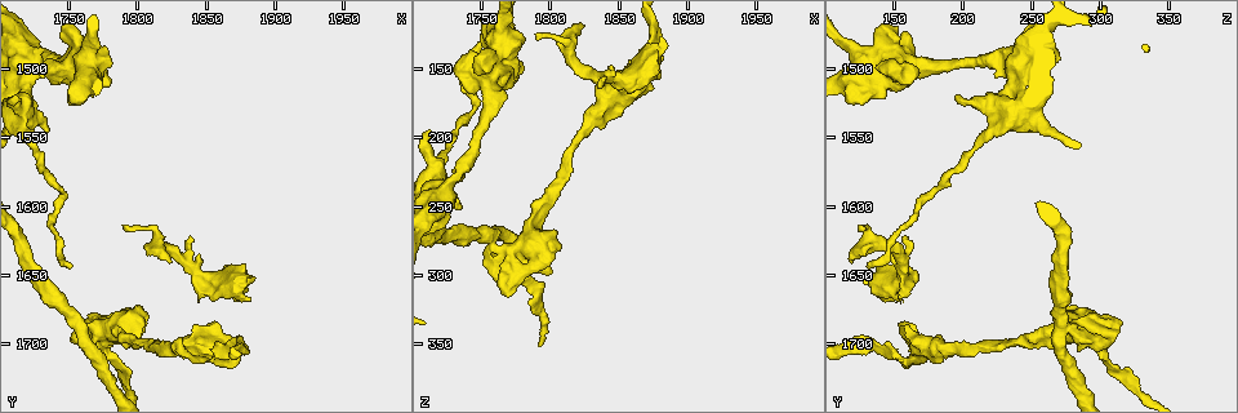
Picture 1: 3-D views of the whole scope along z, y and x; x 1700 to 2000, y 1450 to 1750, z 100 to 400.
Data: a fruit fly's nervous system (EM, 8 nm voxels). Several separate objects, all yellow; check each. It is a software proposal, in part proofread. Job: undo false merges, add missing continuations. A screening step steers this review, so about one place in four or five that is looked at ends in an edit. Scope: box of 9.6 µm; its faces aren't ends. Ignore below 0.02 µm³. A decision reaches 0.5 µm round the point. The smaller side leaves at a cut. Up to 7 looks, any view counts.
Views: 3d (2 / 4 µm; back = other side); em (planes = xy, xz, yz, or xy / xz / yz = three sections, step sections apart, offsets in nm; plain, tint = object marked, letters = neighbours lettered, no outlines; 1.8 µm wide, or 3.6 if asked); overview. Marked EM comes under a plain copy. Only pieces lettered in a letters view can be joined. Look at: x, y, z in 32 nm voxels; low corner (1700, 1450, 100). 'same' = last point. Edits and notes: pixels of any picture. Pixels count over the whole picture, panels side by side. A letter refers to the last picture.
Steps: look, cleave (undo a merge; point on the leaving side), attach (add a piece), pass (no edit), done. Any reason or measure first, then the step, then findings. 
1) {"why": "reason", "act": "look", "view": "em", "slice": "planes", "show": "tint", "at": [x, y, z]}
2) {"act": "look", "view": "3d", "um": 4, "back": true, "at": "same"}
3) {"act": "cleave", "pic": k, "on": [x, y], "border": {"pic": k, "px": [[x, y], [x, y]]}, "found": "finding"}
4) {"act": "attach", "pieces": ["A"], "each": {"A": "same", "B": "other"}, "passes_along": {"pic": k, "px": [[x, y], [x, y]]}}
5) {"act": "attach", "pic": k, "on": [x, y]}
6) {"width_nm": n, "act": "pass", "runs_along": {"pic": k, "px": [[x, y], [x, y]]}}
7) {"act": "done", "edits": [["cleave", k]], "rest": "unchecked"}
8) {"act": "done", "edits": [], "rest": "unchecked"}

{"act": "look", "view": "em", "um": 3.6, "slice": "xz", "step": 8, "show": "tint", "at": [1754, 1484, 146]}

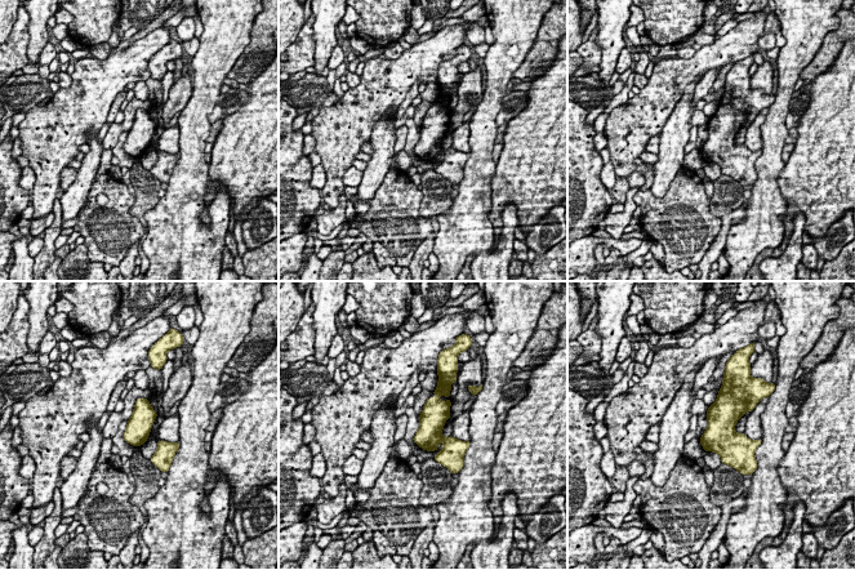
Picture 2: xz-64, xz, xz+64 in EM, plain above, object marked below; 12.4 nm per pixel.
{"why": "cut it another way", "act": "look", "view": "em", "um": 3.6, "slice": "planes", "show": "letters", "at": "same"}

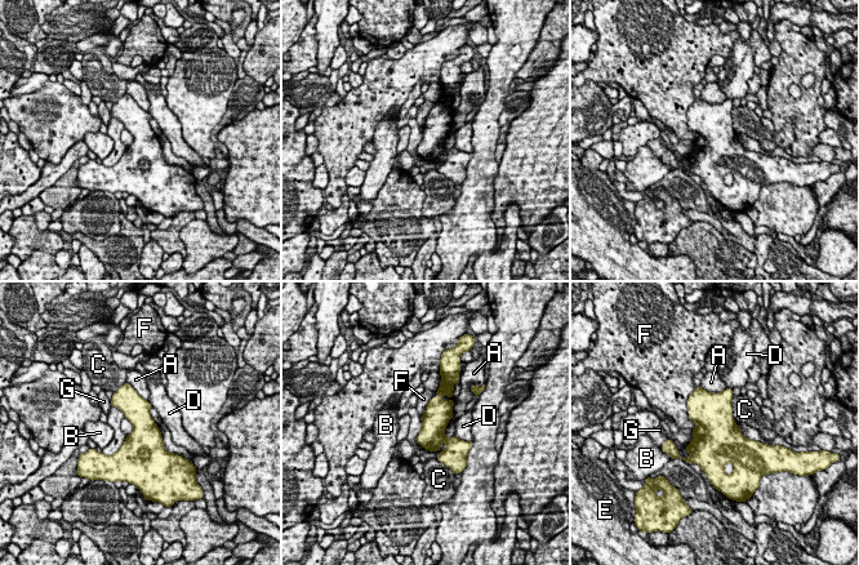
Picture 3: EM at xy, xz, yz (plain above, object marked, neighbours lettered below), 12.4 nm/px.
{"width_nm": 340, "act": "pass", "each": {"A": "other", "B": "other", "C": "other", "D": "other", "E": "other", "F": "other", "G": "other"}, "border": {"pic": 3, "px": [[695, 388], [688, 399], [693, 430]]}, "found": "one neuron here"}

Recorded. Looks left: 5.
{"why": "thick turns thin", "act": "look", "view": "em", "um": 3.6, "slice": "yz", "step": 8, "show": "tint", "at": [1726, 1496, 234]}

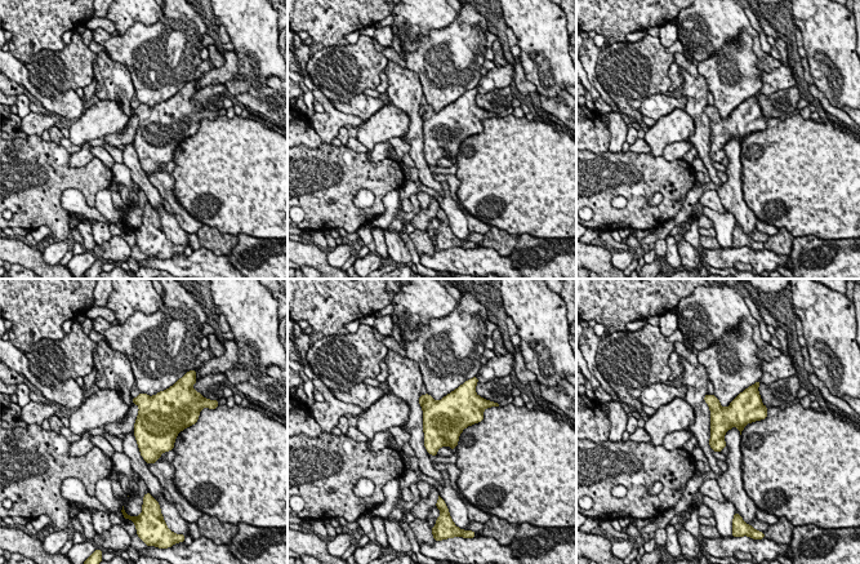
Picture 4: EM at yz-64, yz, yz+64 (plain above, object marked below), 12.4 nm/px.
{"why": "another direction", "act": "look", "view": "em", "um": 3.6, "slice": "planes", "show": "tint", "at": "same"}

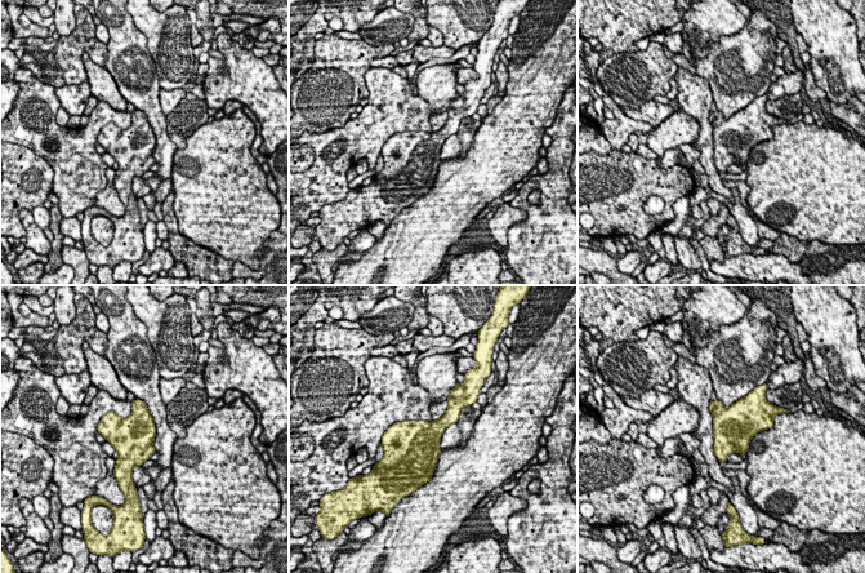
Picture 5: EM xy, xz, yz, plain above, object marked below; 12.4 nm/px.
{"why": "what lies round it", "act": "look", "view": "em", "um": 3.6, "slice": "planes", "show": "letters", "at": "same"}

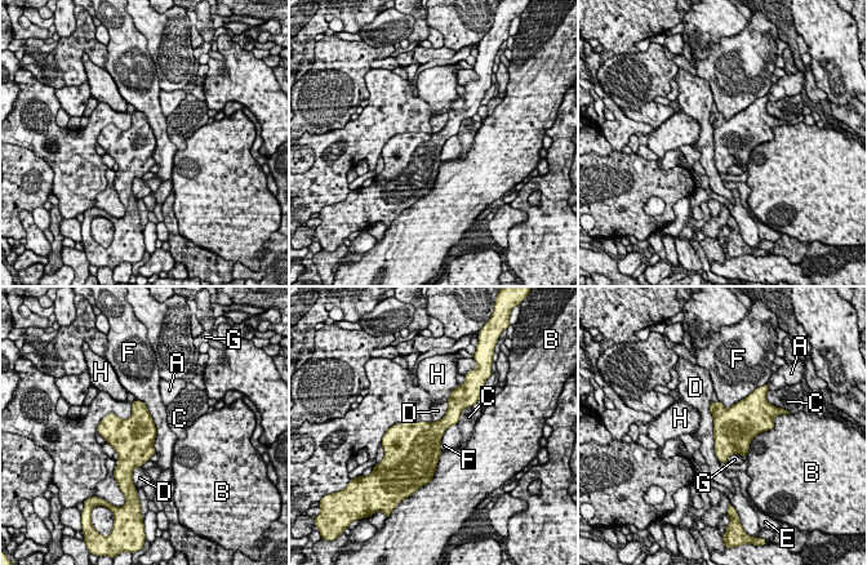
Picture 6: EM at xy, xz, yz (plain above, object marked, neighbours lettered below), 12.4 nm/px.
{"width_nm": 400, "act": "pass", "each": {"A": "other", "B": "other", "C": "other", "D": "other", "E": "other", "F": "other", "G": "other", "H": "other"}, "border": {"pic": 6, "px": [[710, 403], [714, 453], [719, 462]]}, "found": "continuous, no second neuron"}

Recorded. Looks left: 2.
{"why": "three-way junction", "act": "look", "view": "3d", "um": 4, "at": [1786, 1694, 262]}

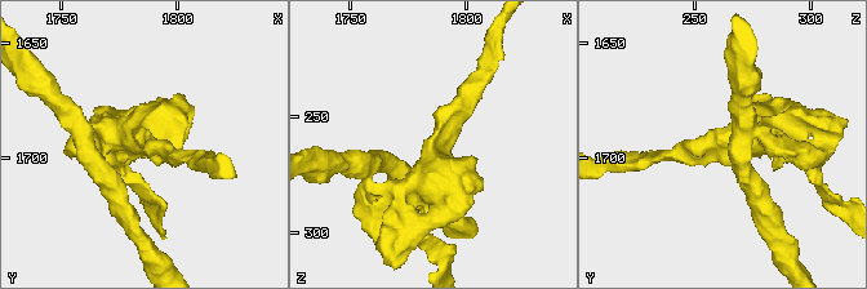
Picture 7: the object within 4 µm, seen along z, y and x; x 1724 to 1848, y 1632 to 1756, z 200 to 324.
{"arms": 3, "arm_widths_nm": [200, 340, 360], "act": "look", "view": "em", "um": 3.6, "slice": "planes", "show": "letters", "at": [1787, 1694, 262]}

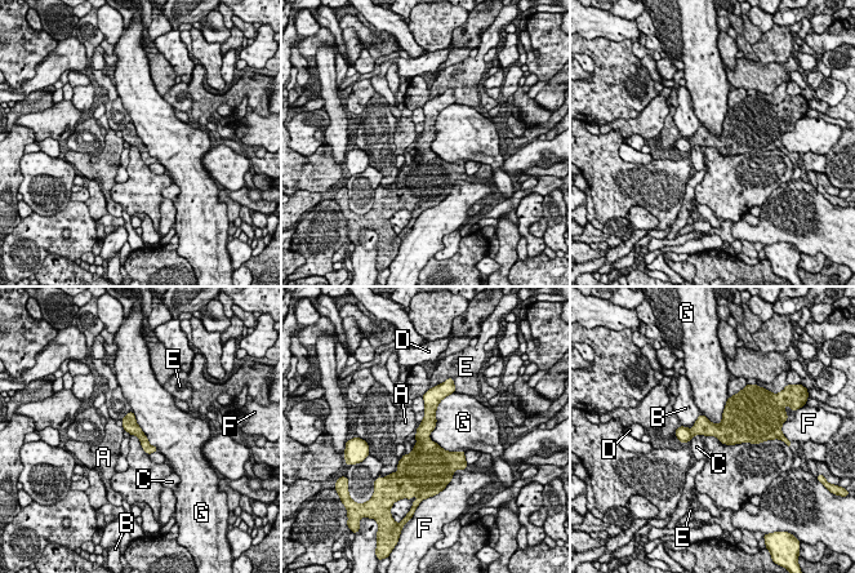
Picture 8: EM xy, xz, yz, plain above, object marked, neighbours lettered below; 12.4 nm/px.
{"longest_contact_nm": ["G", 750], "act": "pass", "each": {"A": "other", "B": "other", "C": "other", "D": "other", "E": "other", "F": "other", "G": "other"}, "found": "continuous, no second neuron"}

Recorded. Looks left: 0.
{"act": "done", "edits": [], "rest": "unchecked"}

